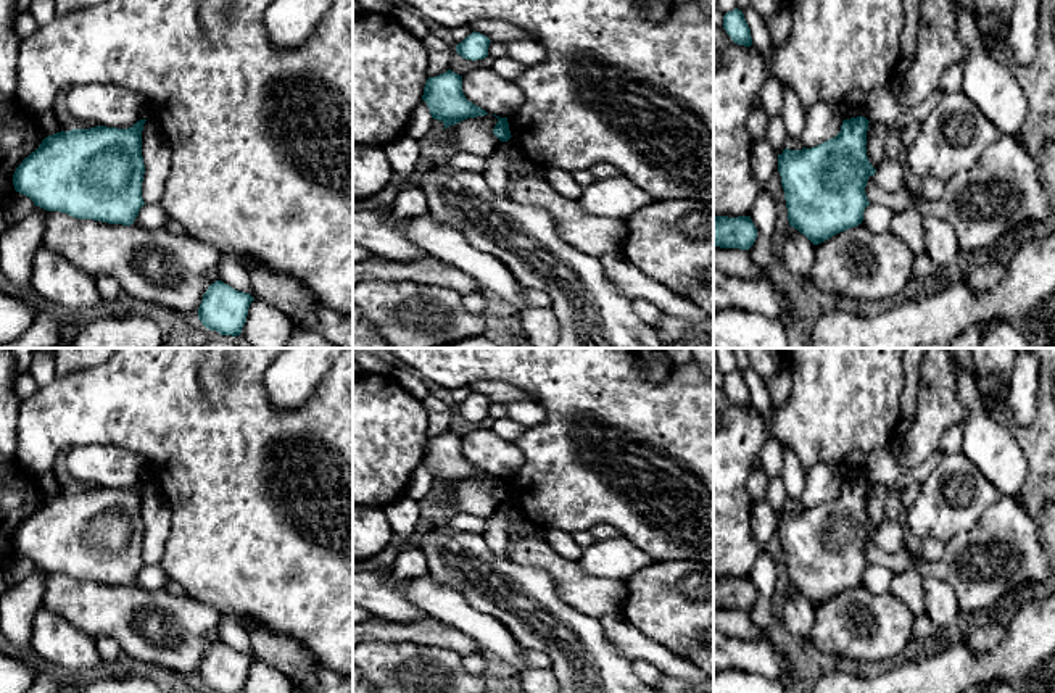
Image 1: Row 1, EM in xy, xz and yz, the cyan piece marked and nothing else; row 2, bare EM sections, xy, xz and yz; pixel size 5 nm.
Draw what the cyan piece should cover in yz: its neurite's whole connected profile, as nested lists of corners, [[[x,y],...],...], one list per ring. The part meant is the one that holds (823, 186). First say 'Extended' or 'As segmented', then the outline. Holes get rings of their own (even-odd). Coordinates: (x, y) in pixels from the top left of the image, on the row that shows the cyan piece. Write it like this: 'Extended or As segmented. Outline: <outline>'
As segmented. Outline: [[[863,116],[844,119],[836,137],[778,155],[789,226],[813,245],[863,221],[865,187],[876,172],[865,147],[868,122]]]

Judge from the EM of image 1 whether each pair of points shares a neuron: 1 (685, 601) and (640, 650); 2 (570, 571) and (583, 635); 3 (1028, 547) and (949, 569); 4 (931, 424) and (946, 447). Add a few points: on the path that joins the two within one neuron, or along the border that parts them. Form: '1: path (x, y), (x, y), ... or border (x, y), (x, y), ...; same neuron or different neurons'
1: path (674, 613), (648, 639); same neuron
2: border (554, 580), (558, 593), (566, 601), (598, 619); different neurons
3: path (1009, 542), (981, 540), (968, 551); same neuron
4: border (959, 423), (946, 431), (936, 448); different neurons

